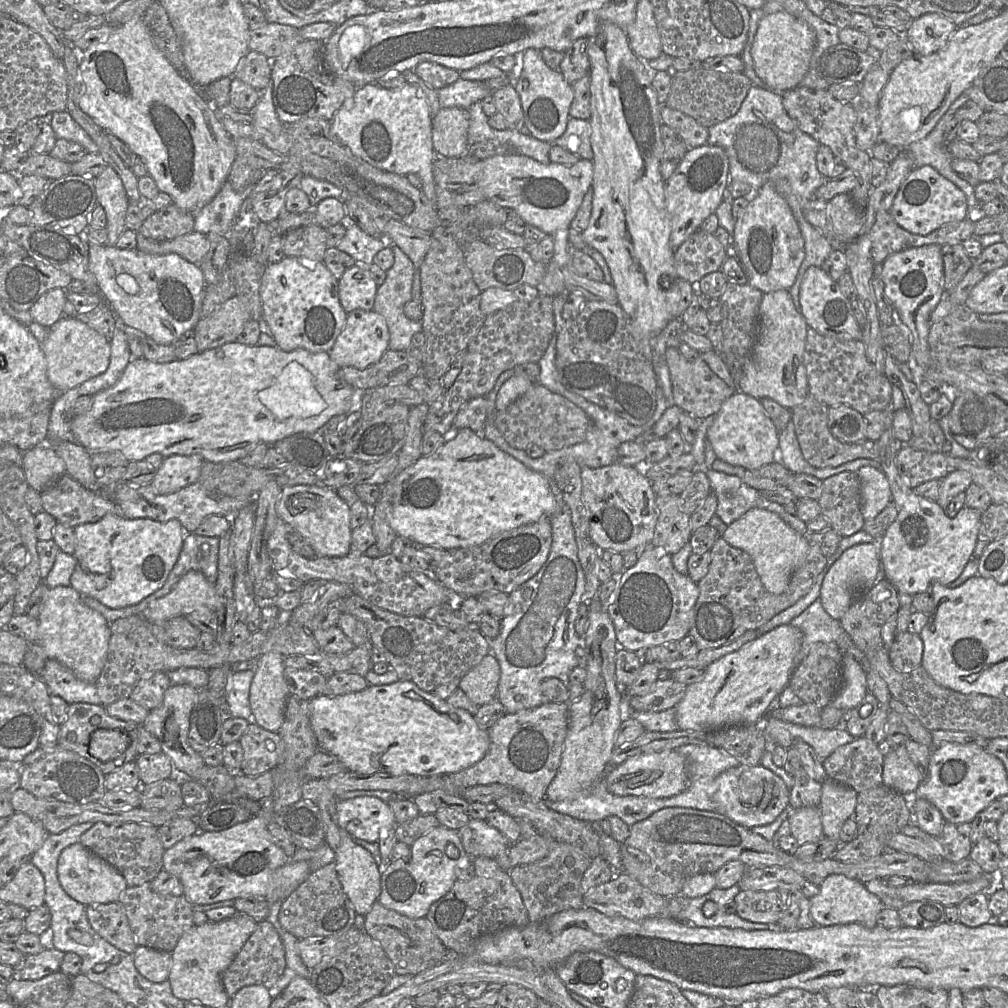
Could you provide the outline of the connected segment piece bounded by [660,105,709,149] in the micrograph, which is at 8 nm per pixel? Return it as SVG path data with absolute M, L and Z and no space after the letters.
M666 105L660 107L660 118L663 124L680 135L688 149L707 144L709 130L694 118Z

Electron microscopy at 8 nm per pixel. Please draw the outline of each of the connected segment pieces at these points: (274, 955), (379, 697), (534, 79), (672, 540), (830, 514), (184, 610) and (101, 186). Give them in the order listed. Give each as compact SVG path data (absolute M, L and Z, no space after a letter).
M267 920L258 922L233 962L222 973L221 981L230 999L245 986L262 985L268 990L281 977L286 967L285 949L275 927Z
M406 680L369 685L360 692L338 696L320 694L309 700L309 711L319 750L336 756L352 772L392 776L455 773L480 761L489 748L488 729L480 728L471 713L450 706L433 692L423 691Z
M527 49L524 51L520 56L519 66L506 74L513 77L513 84L511 85L519 95L523 111L524 128L528 131L529 135L548 143L561 137L566 130L567 122L570 118L569 109L574 97L572 85L565 81L559 71L549 68L542 60L540 50L536 49Z
M656 495L658 519L651 540L654 547L662 547L670 555L676 554L690 540L692 531L690 527L690 515L680 510L679 495Z
M844 471L832 475L823 480L822 485L822 494L817 501L831 528L842 537L862 530L865 519L856 472Z
M190 570L168 594L153 602L143 615L151 622L162 625L172 618L186 616L199 607L216 612L221 609L221 598L215 582L209 581L198 570Z
M107 166L95 179L97 203L100 204L107 217L107 243L116 246L116 242L125 231L125 216L129 206L122 180L113 168Z

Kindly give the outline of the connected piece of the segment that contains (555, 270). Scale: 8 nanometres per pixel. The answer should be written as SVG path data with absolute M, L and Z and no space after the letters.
M518 153L495 155L484 160L482 170L477 172L475 185L489 200L505 209L513 209L528 225L541 229L553 241L554 253L546 264L545 275L537 285L542 295L555 297L568 293L565 288L562 269L570 263L570 223L576 215L583 196L592 186L594 167L592 160L580 159L571 166L558 163L542 164Z

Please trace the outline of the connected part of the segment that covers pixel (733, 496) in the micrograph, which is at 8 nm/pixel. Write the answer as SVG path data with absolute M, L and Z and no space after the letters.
M708 468L706 475L711 492L717 497L715 514L728 526L753 508L776 513L787 525L808 539L807 525L796 515L785 511L784 506L764 498L760 492L747 485L739 476L728 475Z

